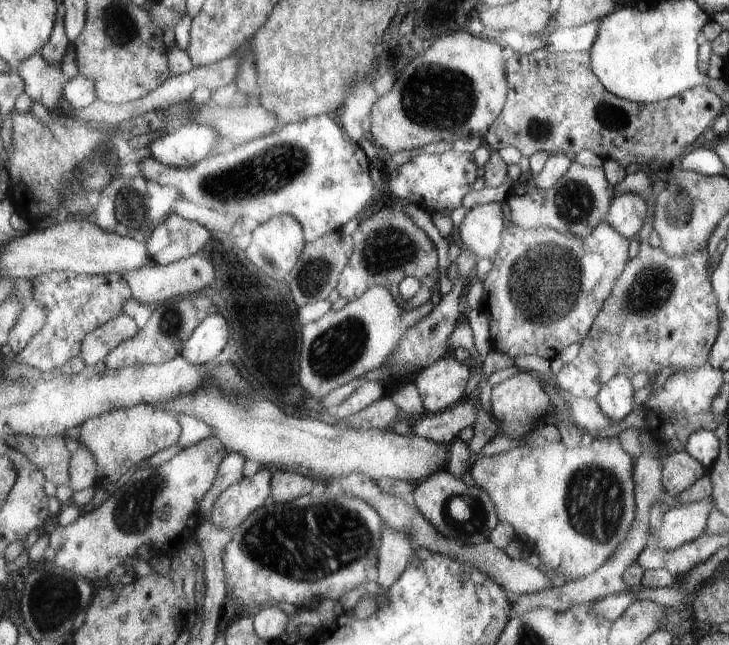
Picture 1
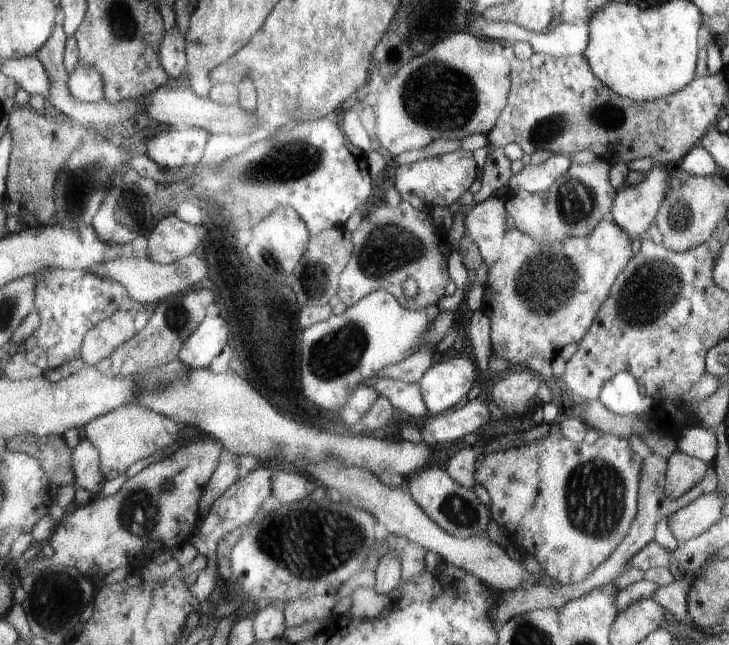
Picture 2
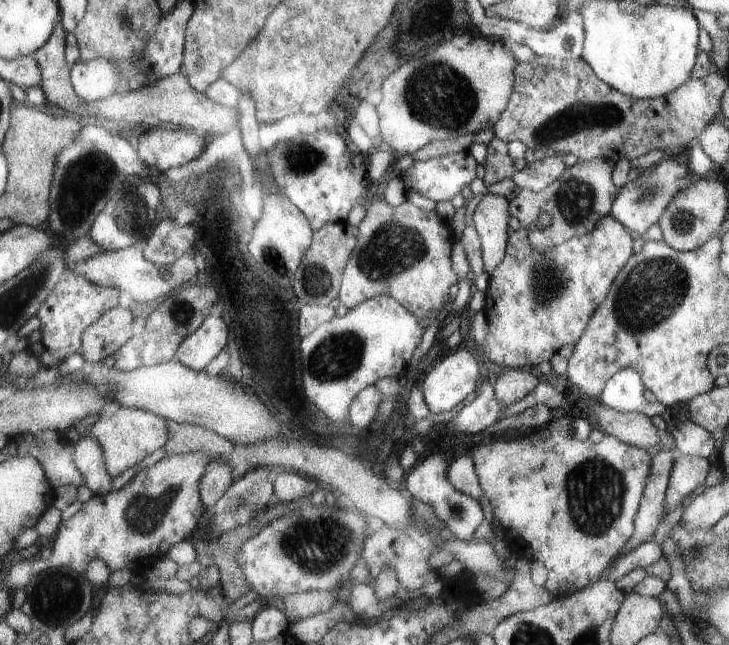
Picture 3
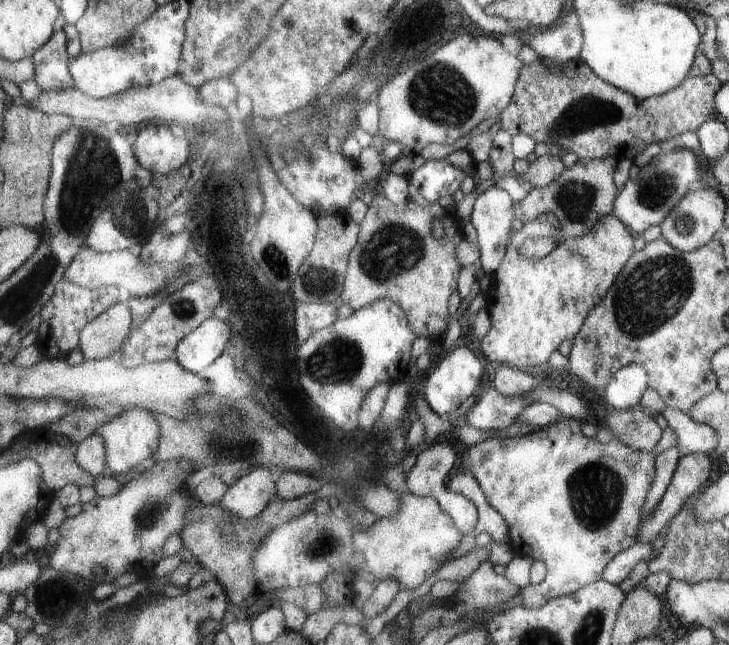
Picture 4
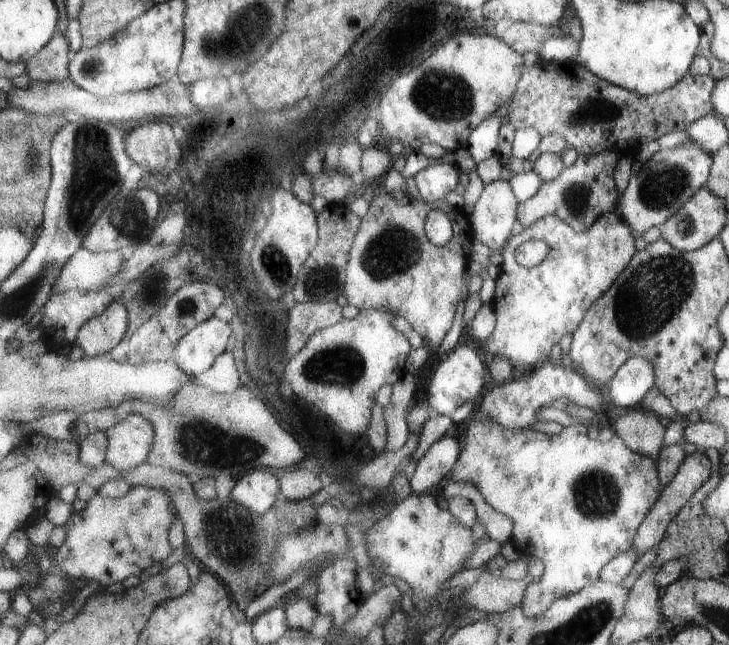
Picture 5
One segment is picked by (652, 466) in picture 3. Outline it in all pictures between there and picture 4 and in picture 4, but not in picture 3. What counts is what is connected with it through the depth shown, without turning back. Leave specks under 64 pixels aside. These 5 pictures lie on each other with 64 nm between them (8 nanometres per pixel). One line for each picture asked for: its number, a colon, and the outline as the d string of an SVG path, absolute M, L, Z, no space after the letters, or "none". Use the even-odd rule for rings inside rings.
4: M675 446L663 450L653 458L653 480L649 482L649 490L645 492L645 506L641 506L641 526L645 526L647 520L653 520L653 514L659 510L659 504L663 500L663 494L669 486L679 458L681 456Z

